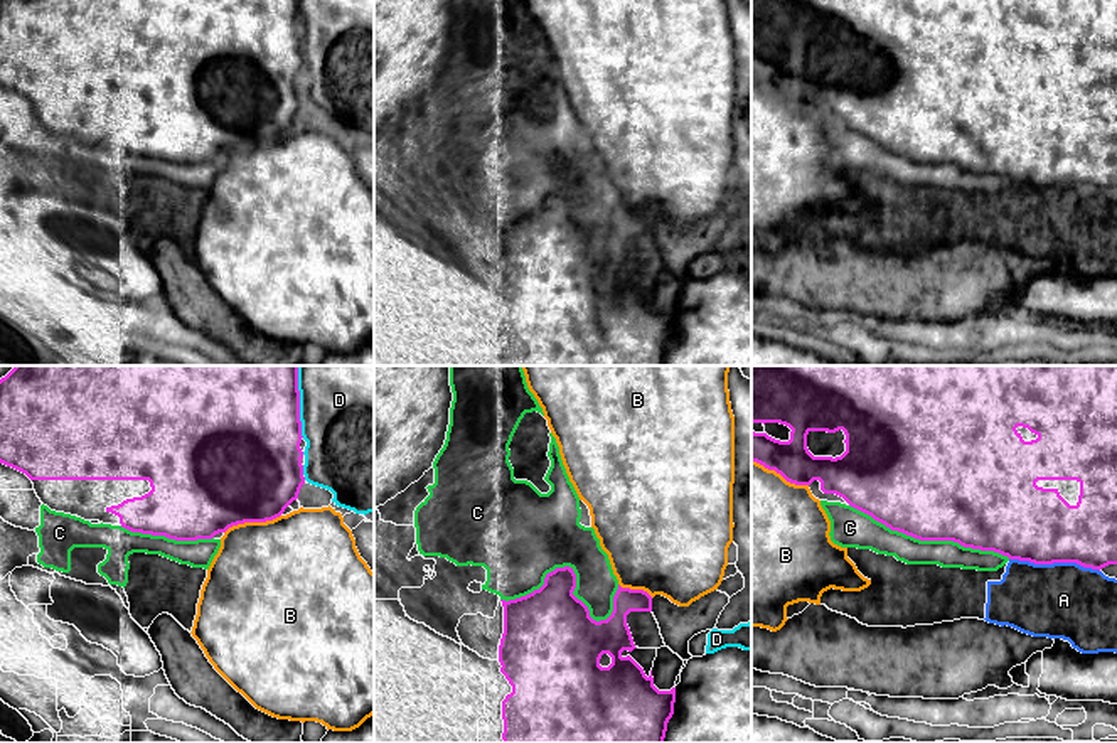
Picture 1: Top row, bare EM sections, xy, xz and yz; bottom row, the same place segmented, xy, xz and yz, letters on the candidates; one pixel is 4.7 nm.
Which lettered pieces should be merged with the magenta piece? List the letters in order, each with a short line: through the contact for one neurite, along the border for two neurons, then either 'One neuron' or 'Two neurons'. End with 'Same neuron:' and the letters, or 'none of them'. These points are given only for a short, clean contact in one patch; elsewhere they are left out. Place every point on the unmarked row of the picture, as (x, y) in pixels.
A: Two neurons
B: Two neurons
C: Two neurons
D: Two neurons
Same neuron: none of them

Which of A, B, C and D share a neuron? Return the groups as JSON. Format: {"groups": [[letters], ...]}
{"groups": [["A", "C"], ["B"], ["D"]]}

